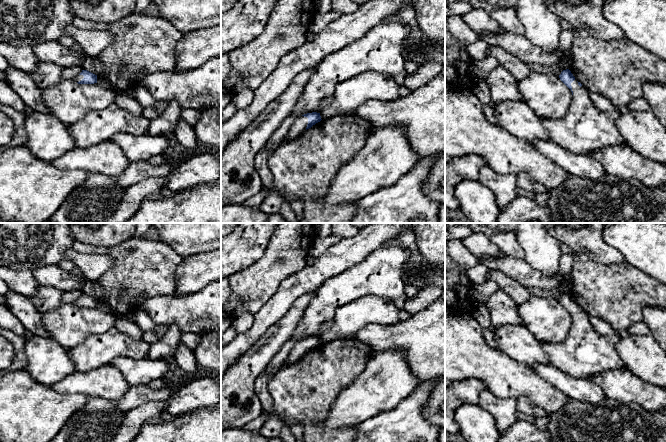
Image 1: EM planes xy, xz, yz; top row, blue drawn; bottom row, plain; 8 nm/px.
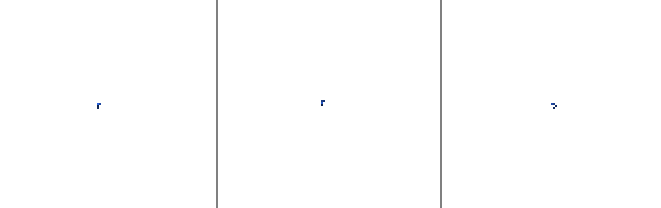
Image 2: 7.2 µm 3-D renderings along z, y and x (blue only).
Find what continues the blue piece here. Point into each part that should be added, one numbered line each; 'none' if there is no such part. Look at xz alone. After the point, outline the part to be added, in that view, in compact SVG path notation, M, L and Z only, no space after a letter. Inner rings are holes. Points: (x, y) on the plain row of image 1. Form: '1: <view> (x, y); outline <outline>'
1: xz (298, 352); outline M300 340L299 342L297 342L290 351L290 353L288 354L284 362L284 366L295 365L299 361L301 361L306 355L307 348L308 348L307 341Z

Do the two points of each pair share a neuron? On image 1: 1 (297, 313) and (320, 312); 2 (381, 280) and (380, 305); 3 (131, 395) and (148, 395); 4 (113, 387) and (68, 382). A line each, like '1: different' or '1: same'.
1: different
2: different
3: same
4: same

